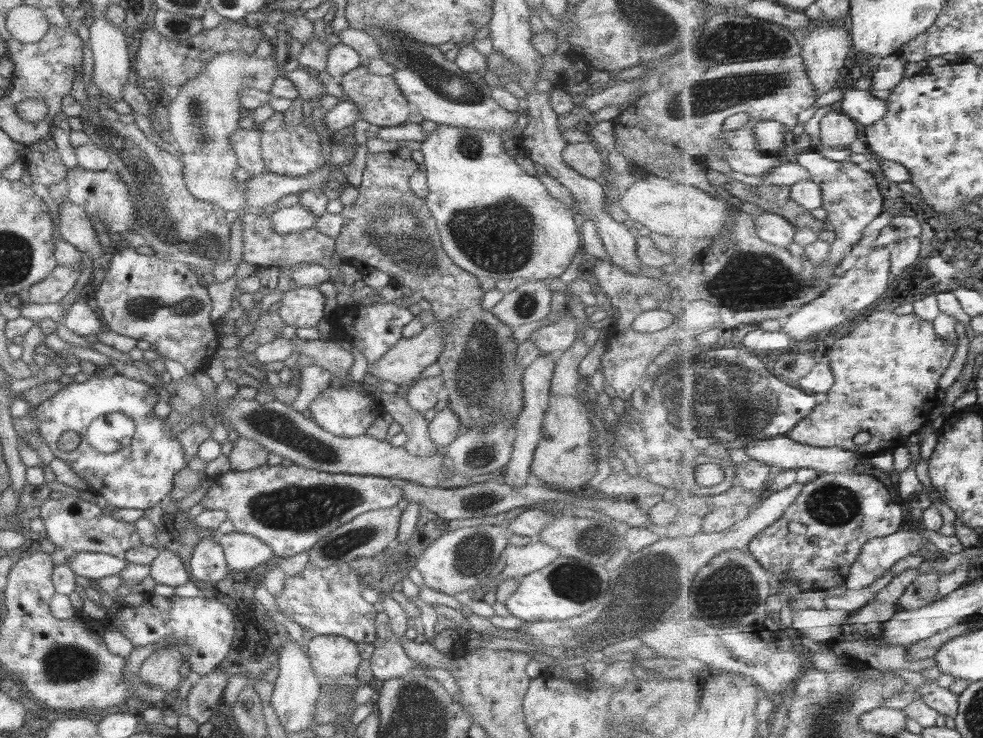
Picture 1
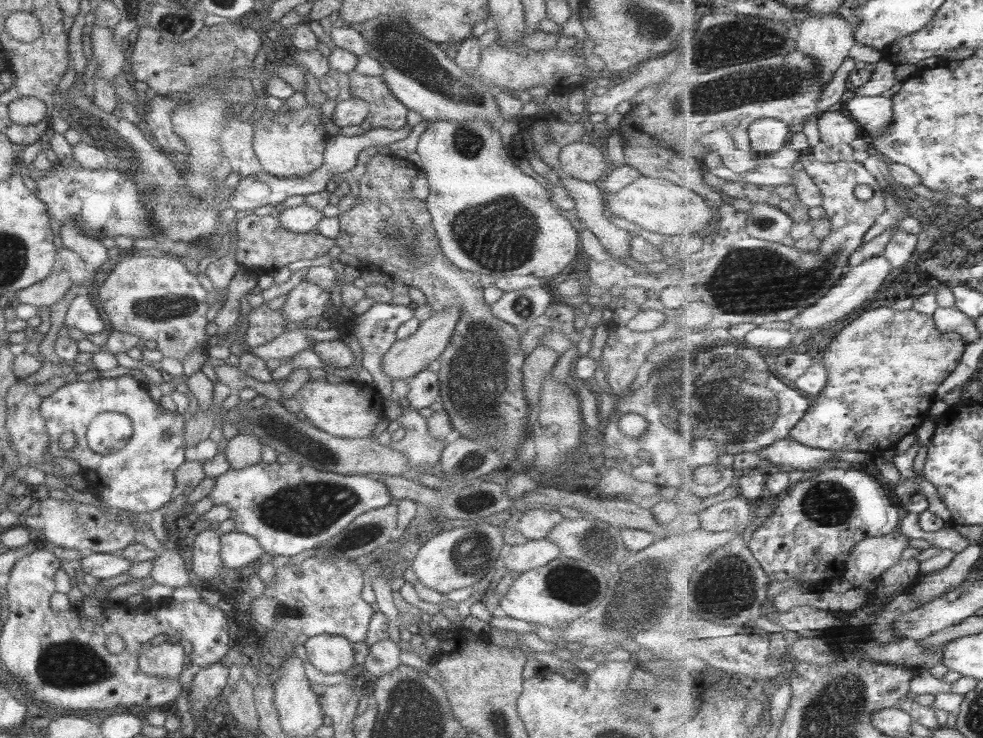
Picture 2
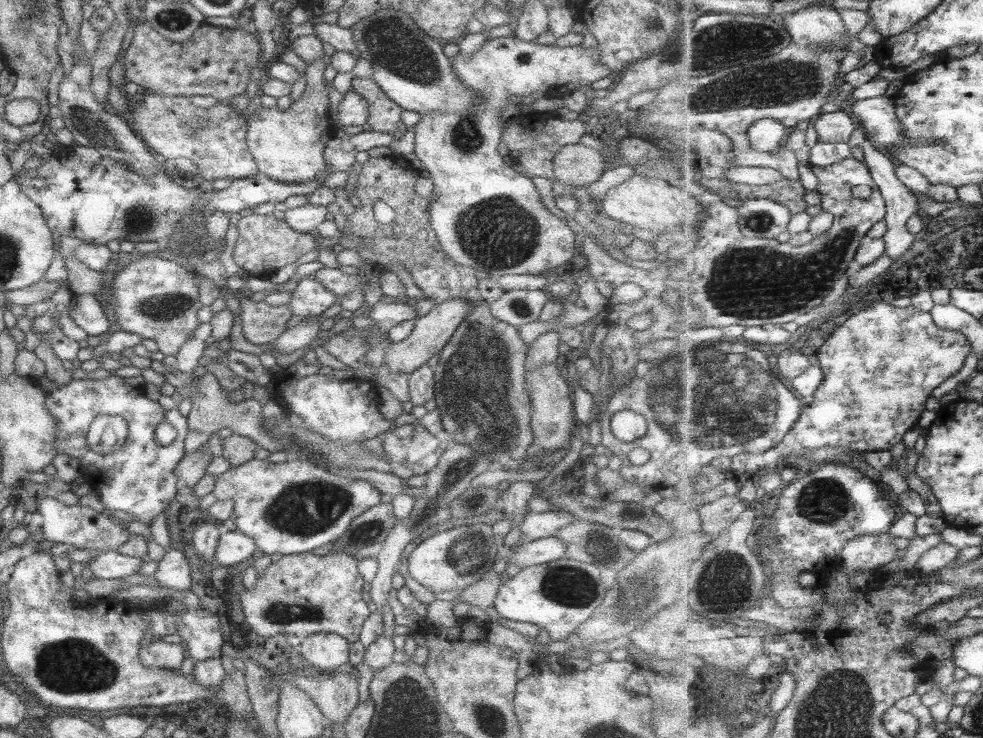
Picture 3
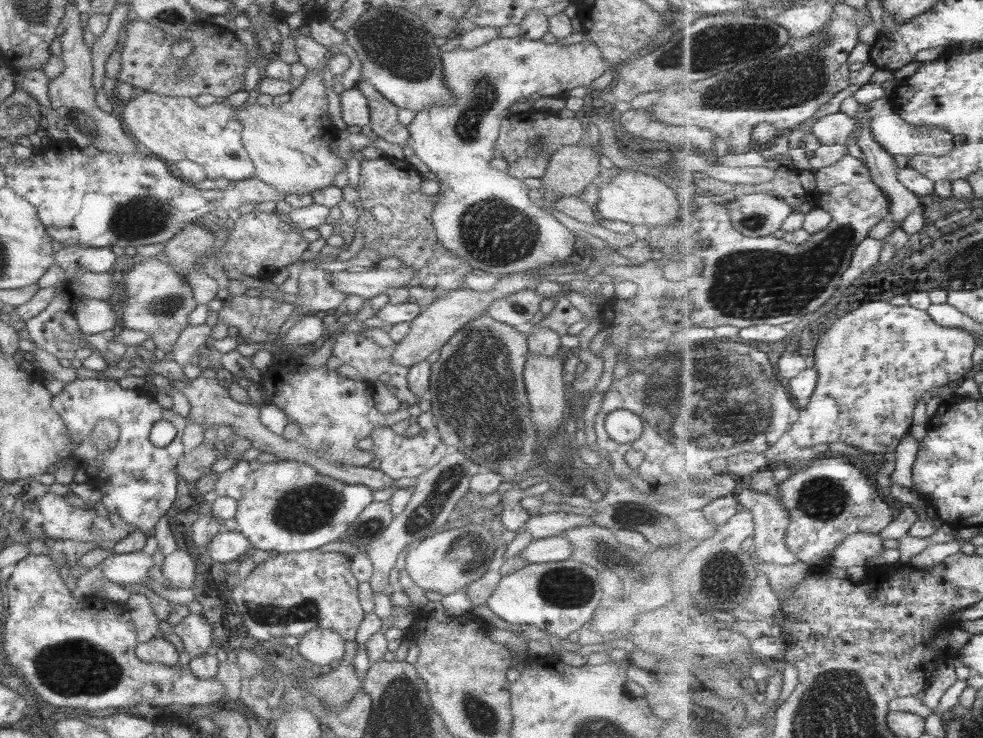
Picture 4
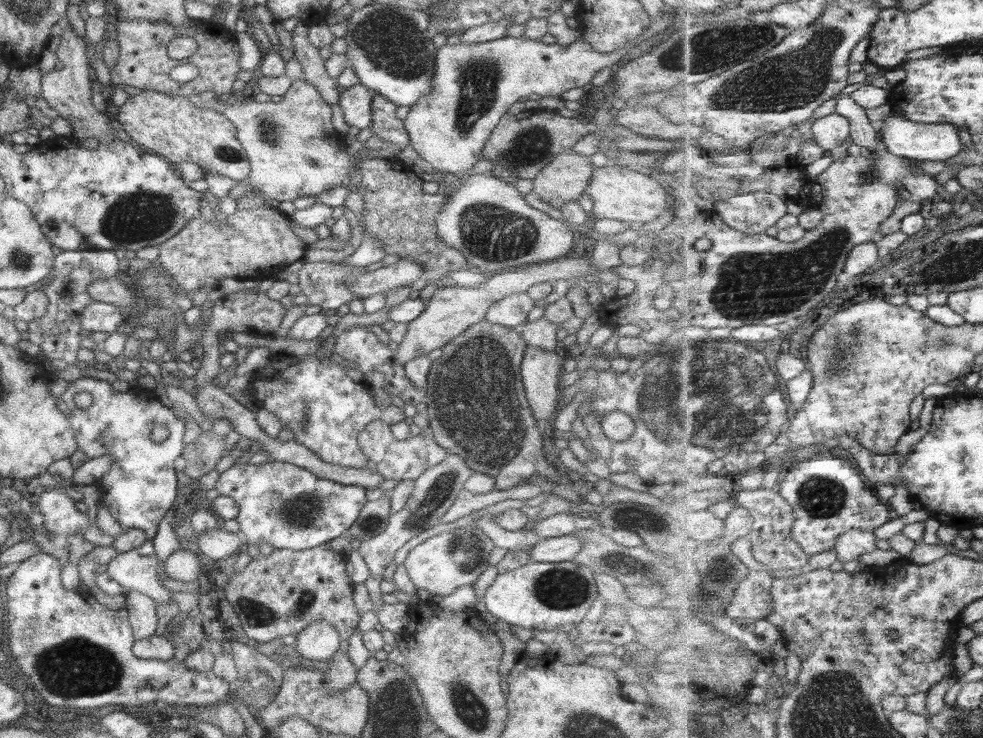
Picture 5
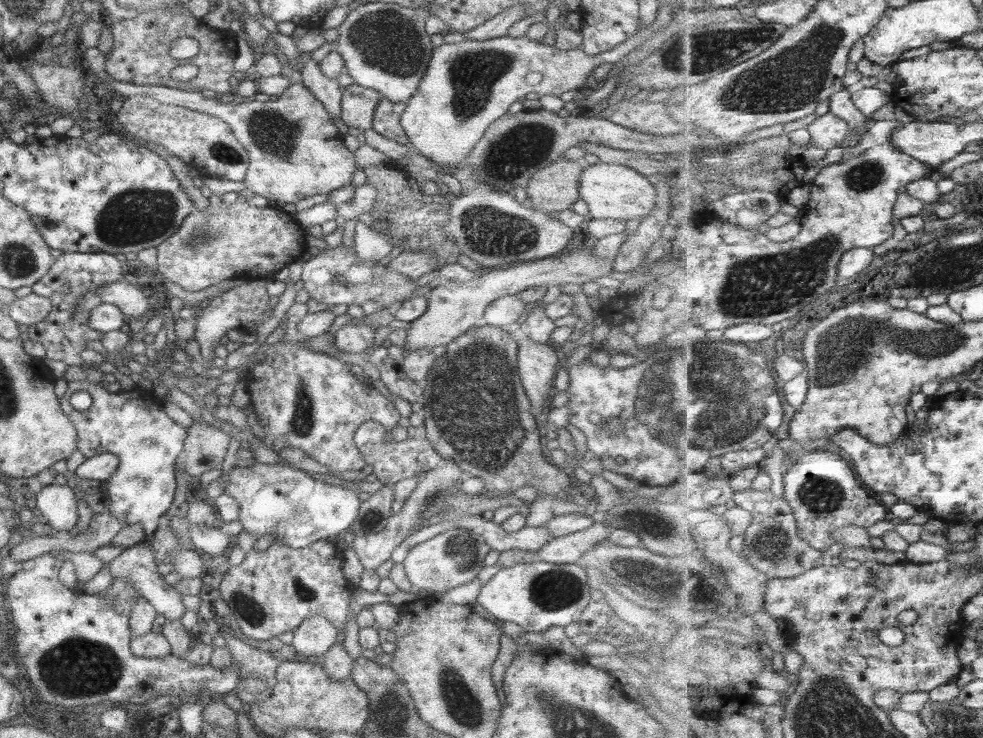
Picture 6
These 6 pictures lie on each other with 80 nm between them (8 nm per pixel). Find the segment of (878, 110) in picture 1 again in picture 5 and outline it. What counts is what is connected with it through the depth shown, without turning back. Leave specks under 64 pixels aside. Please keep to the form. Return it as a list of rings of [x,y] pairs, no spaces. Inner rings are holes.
[[[891,115],[876,124],[886,150],[895,156],[913,160],[946,161],[966,150],[959,138],[959,127],[948,122],[925,124],[907,119],[905,116]]]

